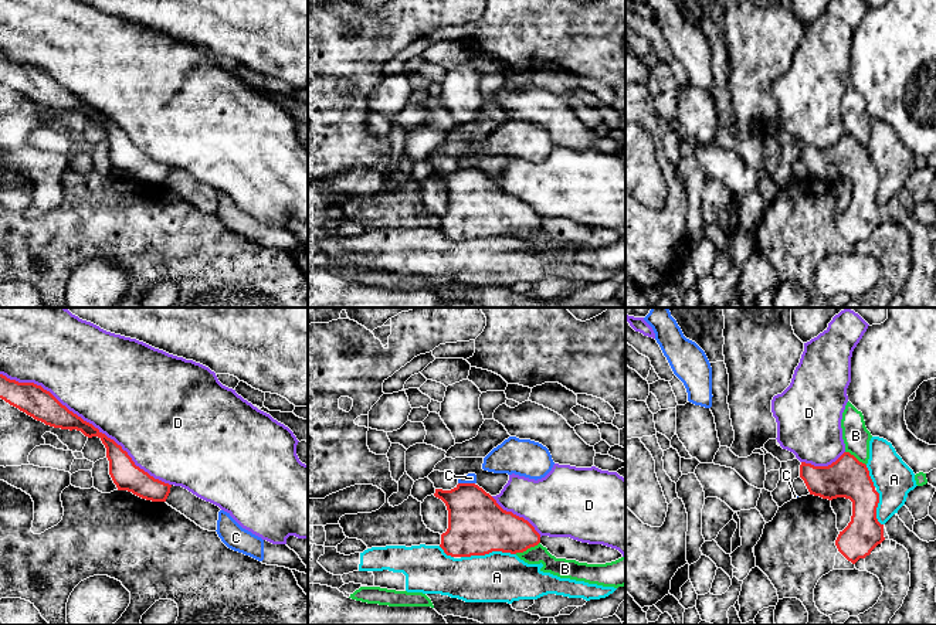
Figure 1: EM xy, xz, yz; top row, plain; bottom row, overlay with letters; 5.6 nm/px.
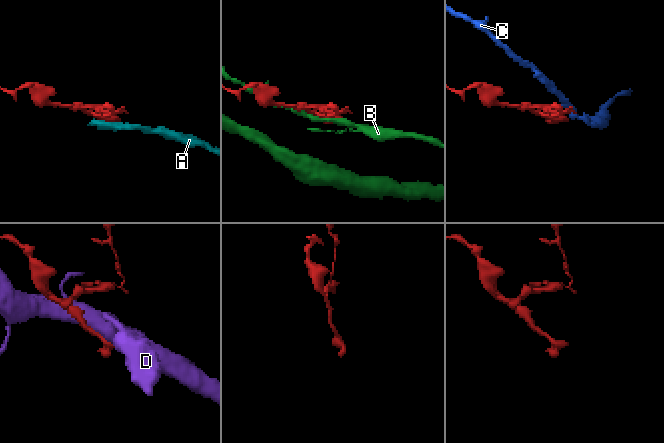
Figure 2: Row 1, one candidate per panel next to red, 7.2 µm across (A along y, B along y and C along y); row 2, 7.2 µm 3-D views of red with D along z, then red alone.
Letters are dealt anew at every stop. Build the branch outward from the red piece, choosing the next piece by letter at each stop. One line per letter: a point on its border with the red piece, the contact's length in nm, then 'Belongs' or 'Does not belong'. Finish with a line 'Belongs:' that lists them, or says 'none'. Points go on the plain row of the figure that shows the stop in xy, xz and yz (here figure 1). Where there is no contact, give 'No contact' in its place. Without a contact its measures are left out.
A: Touches red at xz (488, 235). Shared border 320 nm. Does not belong
B: Touches red at xz (526, 231). Shared border 160 nm. Does not belong
C: Touches red at xz (467, 166). Shared border 100 nm. Does not belong
D: Touches red at xy (85, 104). Shared border 1150 nm. Does not belong
Belongs: none

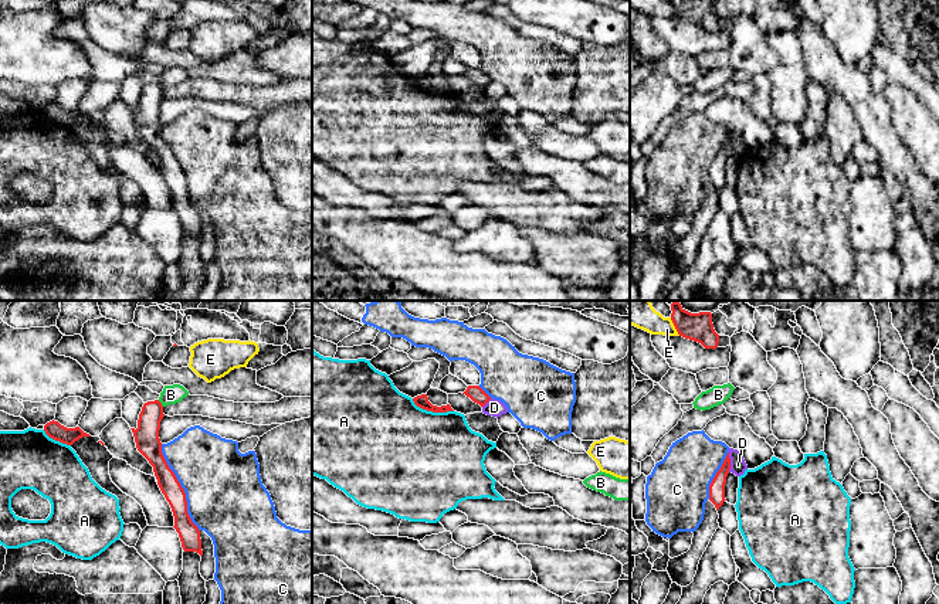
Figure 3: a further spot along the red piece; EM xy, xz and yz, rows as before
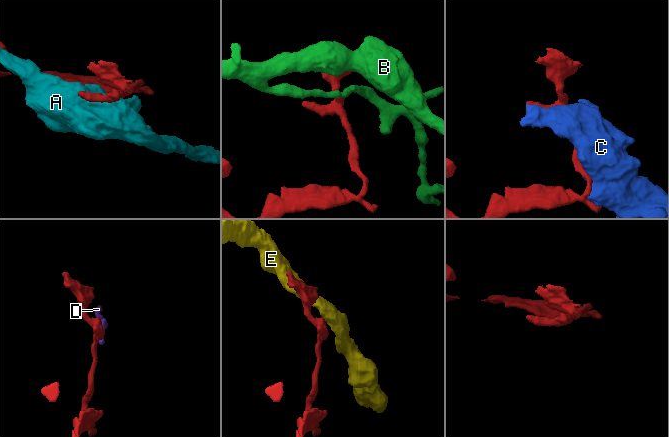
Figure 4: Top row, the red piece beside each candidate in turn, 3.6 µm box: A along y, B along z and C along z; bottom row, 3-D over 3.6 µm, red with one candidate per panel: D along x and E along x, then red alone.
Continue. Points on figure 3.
A: Touches red at xz (431, 92). Shared border 260 nm. Does not belong
B: Touches red at xy (160, 85). Shared border 50 nm. Does not belong
C: Touches red at xy (182, 170). Shared border 550 nm. Does not belong
D: Touches red at yz (729, 143). Shared border 120 nm. Does not belong
E: Touches red at yz (674, 7). Shared border 120 nm. Does not belong
Belongs: none

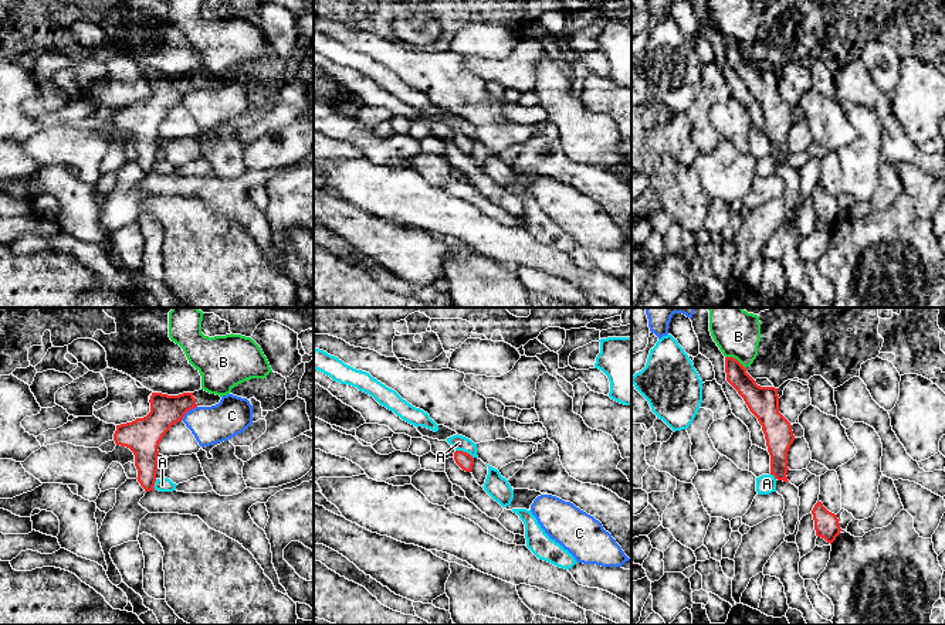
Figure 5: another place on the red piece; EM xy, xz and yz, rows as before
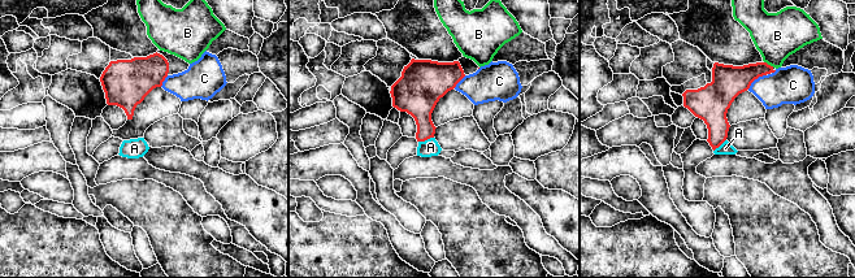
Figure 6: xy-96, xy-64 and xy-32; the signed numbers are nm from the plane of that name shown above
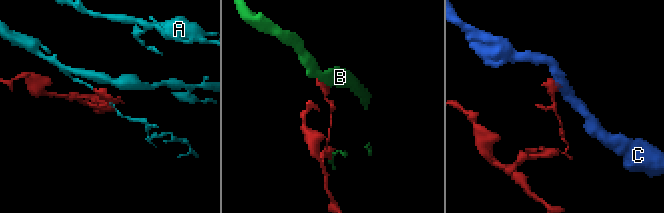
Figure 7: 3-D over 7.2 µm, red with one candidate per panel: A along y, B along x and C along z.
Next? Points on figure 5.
A: Touches red at xz (464, 135). Shared border 120 nm. Does not belong
B: Touches red at yz (735, 41). Shared border 140 nm. Does not belong
C: Touches red at xy (188, 92). Shared border 130 nm. Does not belong
Belongs: none

